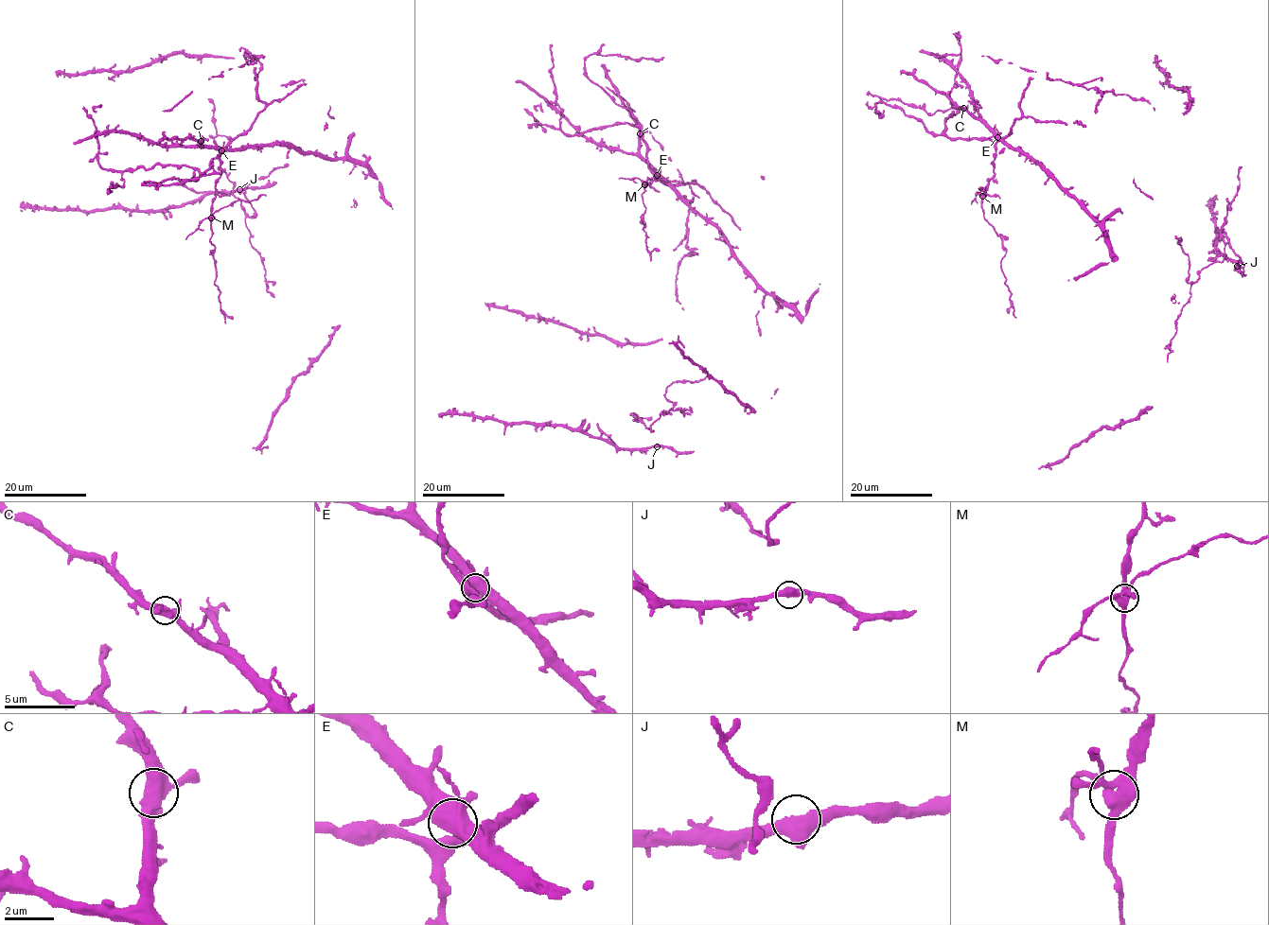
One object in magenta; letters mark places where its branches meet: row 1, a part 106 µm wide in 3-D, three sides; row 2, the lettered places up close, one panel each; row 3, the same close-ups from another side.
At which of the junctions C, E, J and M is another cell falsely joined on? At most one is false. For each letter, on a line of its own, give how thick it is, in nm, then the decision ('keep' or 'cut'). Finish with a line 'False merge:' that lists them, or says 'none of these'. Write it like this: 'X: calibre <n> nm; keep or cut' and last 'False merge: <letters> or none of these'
C: calibre 480 nm; keep
E: calibre 480 nm; keep
J: calibre 440 nm; keep
M: calibre 480 nm; cut
False merge: M

